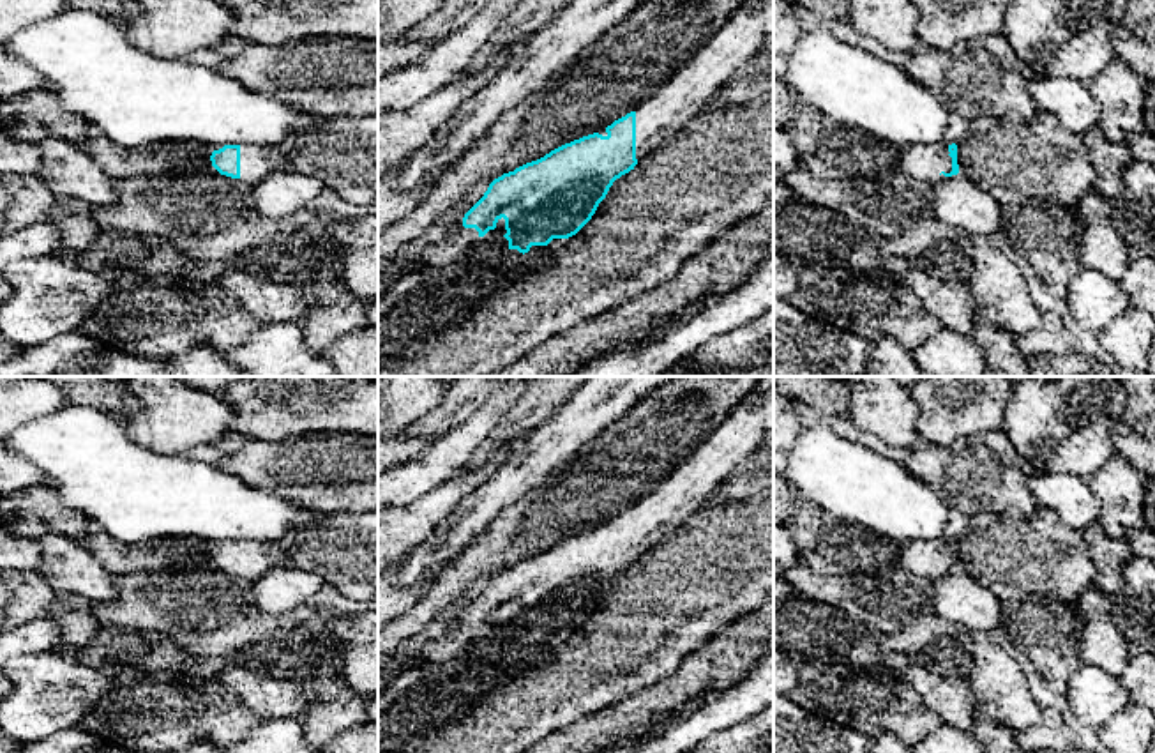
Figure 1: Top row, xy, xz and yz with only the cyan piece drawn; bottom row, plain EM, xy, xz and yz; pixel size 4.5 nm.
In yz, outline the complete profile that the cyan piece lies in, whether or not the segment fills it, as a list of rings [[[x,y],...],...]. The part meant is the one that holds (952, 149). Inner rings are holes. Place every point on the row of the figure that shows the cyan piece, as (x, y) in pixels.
[[[934,143],[931,147],[902,148],[901,168],[929,184],[940,182],[940,175],[952,177],[959,173],[957,145]]]

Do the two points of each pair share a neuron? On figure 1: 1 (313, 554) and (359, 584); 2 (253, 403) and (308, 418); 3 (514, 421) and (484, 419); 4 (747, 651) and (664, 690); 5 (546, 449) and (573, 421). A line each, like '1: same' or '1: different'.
1: same
2: same
3: different
4: same
5: same

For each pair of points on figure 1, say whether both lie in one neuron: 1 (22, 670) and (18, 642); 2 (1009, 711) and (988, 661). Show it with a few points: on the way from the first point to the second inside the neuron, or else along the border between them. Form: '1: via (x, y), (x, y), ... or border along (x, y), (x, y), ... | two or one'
1: border along (55, 649), (18, 656) | two
2: via (1009, 699), (993, 674) | one

